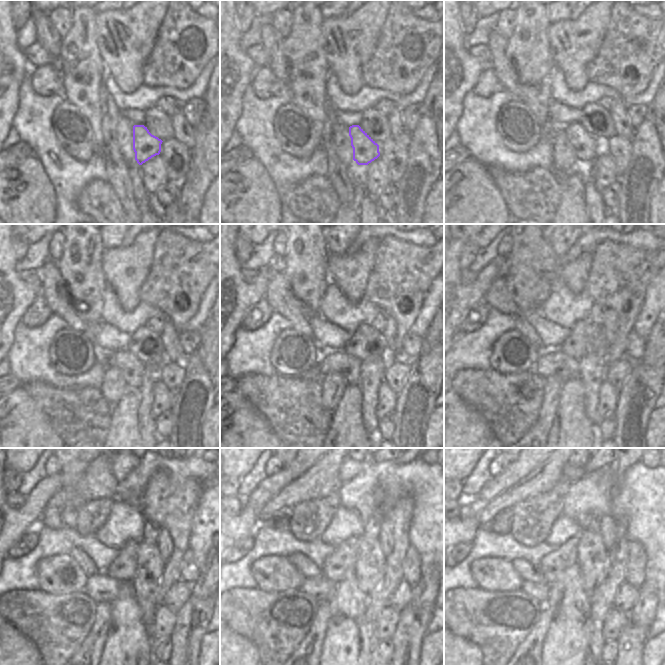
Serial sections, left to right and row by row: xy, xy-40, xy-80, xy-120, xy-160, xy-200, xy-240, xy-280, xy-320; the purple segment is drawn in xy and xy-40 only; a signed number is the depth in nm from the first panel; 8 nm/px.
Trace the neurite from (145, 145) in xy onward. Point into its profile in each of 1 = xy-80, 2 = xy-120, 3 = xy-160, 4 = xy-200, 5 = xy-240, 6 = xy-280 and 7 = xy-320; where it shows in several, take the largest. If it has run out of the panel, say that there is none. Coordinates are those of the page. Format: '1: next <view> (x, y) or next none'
1: next xy-80 (586, 147)
2: next xy-120 (133, 370)
3: next xy-160 (348, 366)
4: next xy-200 (549, 363)
5: next xy-240 (100, 587)
6: next xy-280 (321, 588)
7: next xy-320 (540, 591)

